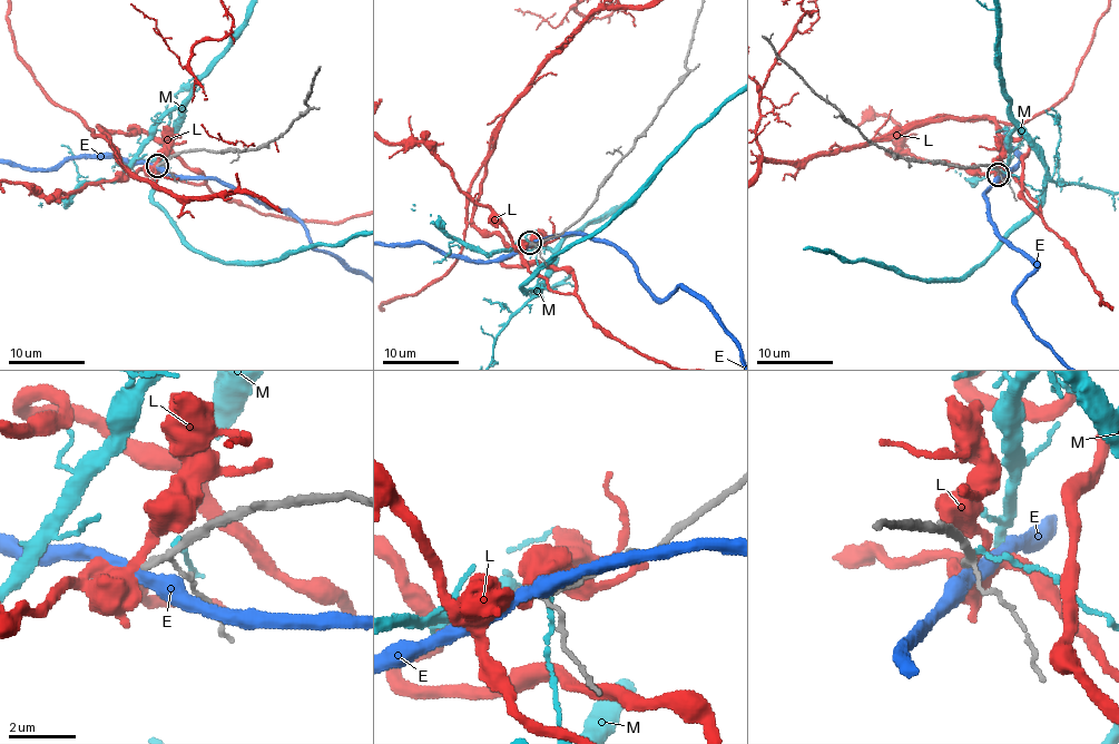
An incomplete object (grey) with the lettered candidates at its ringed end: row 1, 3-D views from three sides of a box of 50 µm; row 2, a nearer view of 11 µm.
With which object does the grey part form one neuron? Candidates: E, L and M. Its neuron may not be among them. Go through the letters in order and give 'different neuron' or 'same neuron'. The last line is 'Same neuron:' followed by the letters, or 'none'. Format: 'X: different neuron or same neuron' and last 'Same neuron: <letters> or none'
E: different neuron
L: different neuron
M: different neuron
Same neuron: none

